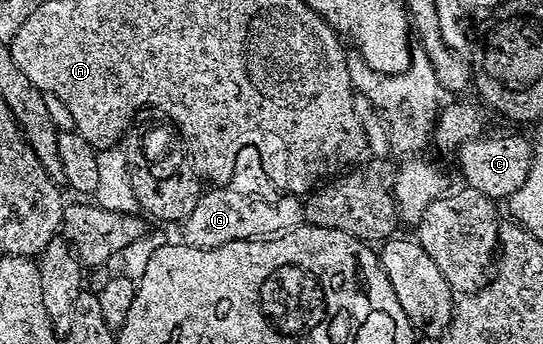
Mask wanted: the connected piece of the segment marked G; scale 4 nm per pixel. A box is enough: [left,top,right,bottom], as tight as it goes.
[181,185,304,249]

